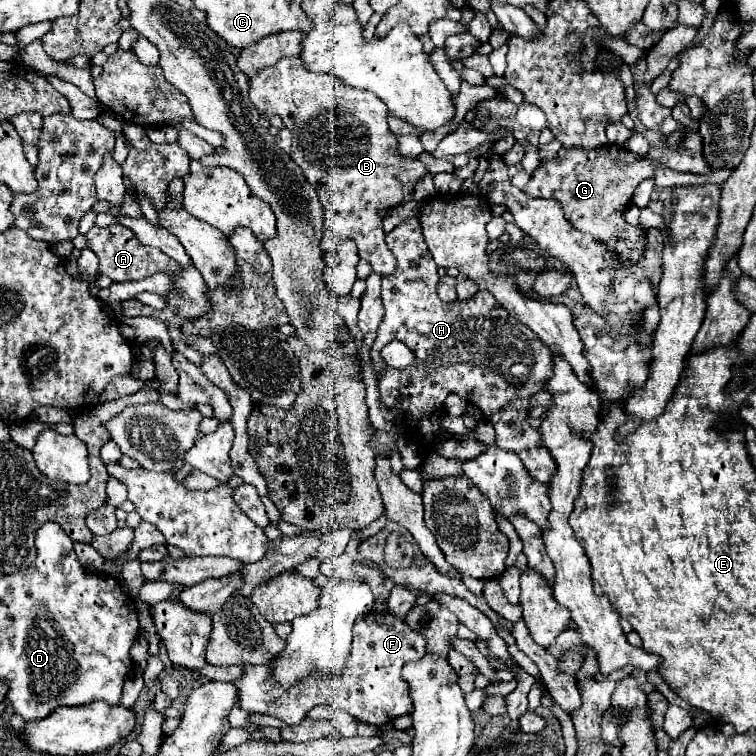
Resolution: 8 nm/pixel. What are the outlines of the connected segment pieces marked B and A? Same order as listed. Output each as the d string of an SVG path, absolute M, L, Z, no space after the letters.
M298 56L294 58L282 58L276 66L260 70L260 74L250 78L250 98L254 102L261 116L275 114L282 118L284 126L292 132L292 148L290 156L292 160L302 168L308 184L316 190L320 204L324 212L324 242L332 238L340 240L352 240L358 246L358 256L368 260L380 276L392 274L396 268L396 258L392 258L392 252L388 250L384 242L384 228L382 220L388 214L388 210L402 204L402 200L414 190L414 184L426 176L424 164L420 160L400 158L398 156L398 140L392 136L386 116L388 108L384 102L368 92L358 90L352 86L346 86L340 76L336 74L314 74L306 70Z
M112 224L112 226L106 226L106 228L94 226L94 228L88 230L86 240L90 244L90 250L100 260L100 274L106 274L114 282L144 280L144 278L152 276L154 272L158 272L158 266L180 266L178 262L174 262L172 258L162 254L158 248L140 244L138 238L134 236L134 232L124 228L124 226L120 226L120 224Z

